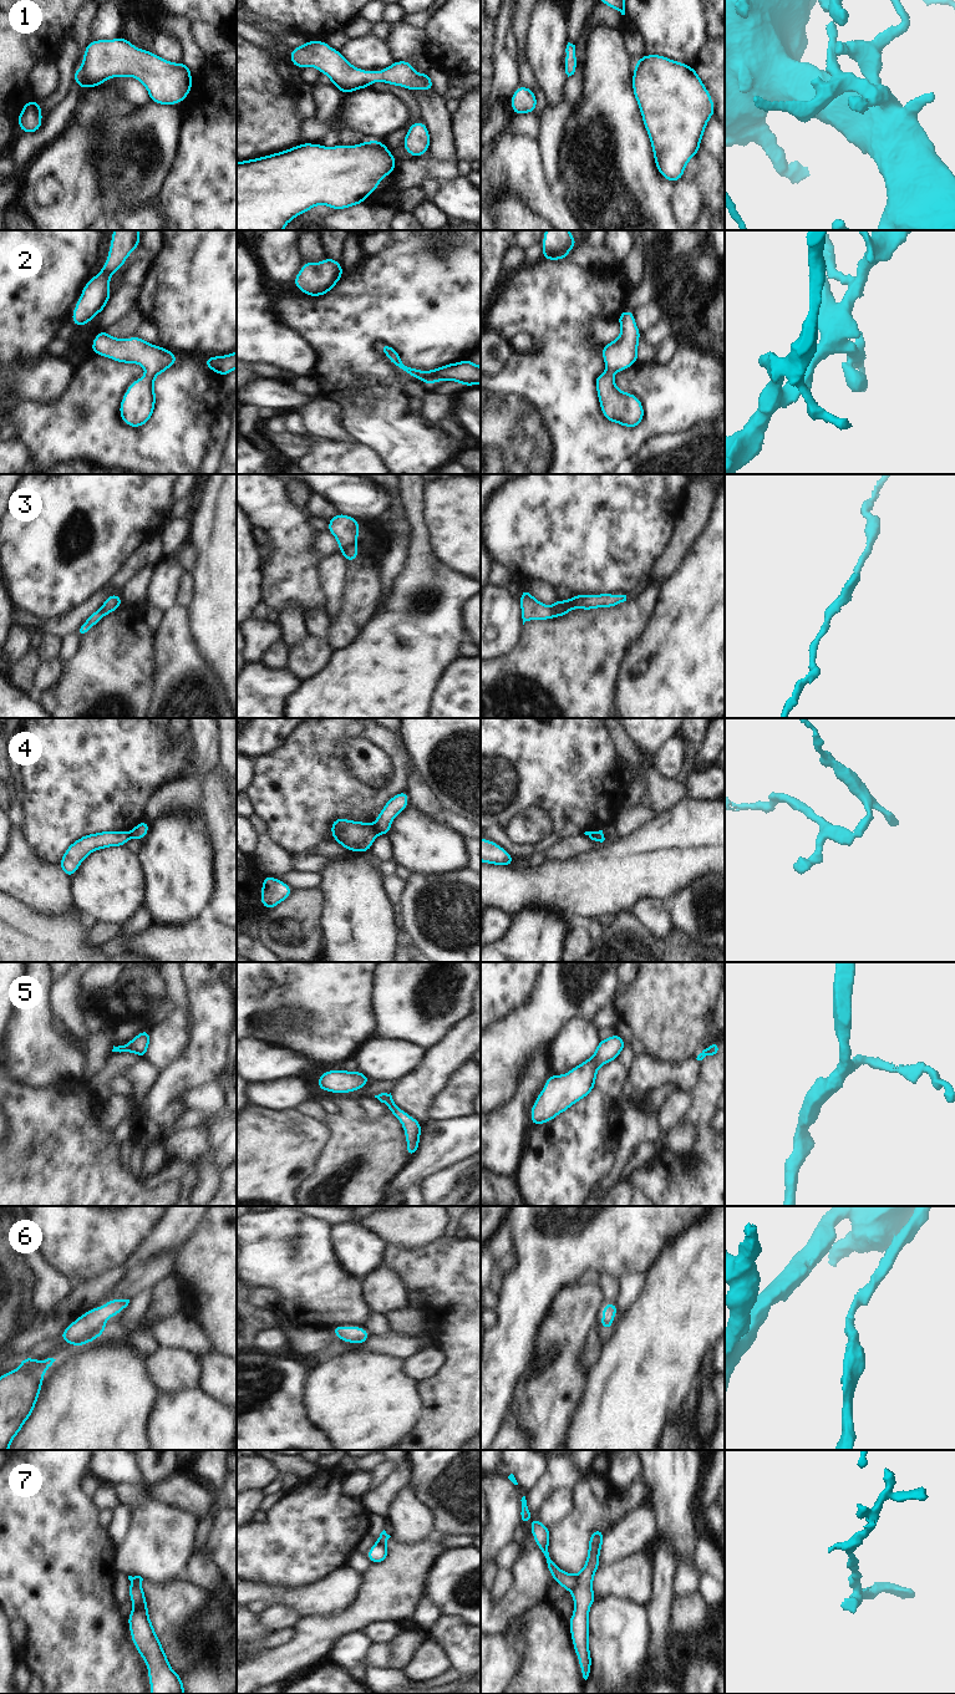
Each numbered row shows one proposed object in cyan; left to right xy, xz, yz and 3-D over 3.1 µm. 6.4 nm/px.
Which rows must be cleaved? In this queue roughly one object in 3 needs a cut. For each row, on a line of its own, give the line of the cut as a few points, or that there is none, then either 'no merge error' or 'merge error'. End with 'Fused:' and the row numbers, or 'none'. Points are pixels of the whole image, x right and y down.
1: no cut; no merge error
2: no cut; no merge error
3: cut in xz along (355, 542), (341, 552); merge error
4: cut in xz along (372, 825), (377, 833); merge error
5: no cut; no merge error
6: no cut; no merge error
7: cut in yz along (577, 1576), (573, 1592); merge error
Fused: 3, 4, 7

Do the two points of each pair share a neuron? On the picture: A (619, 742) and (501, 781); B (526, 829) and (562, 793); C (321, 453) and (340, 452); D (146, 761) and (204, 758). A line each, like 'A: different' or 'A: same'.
A: different
B: different
C: same
D: different

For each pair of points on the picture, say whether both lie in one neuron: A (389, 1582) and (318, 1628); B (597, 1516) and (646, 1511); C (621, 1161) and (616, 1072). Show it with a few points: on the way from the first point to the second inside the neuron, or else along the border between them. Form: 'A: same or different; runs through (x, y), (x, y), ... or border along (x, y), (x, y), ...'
A: same; runs through (371, 1600), (350, 1621), (335, 1626)
B: different; border along (645, 1501), (631, 1509), (605, 1534)
C: same; runs through (629, 1139), (629, 1110), (618, 1094)

